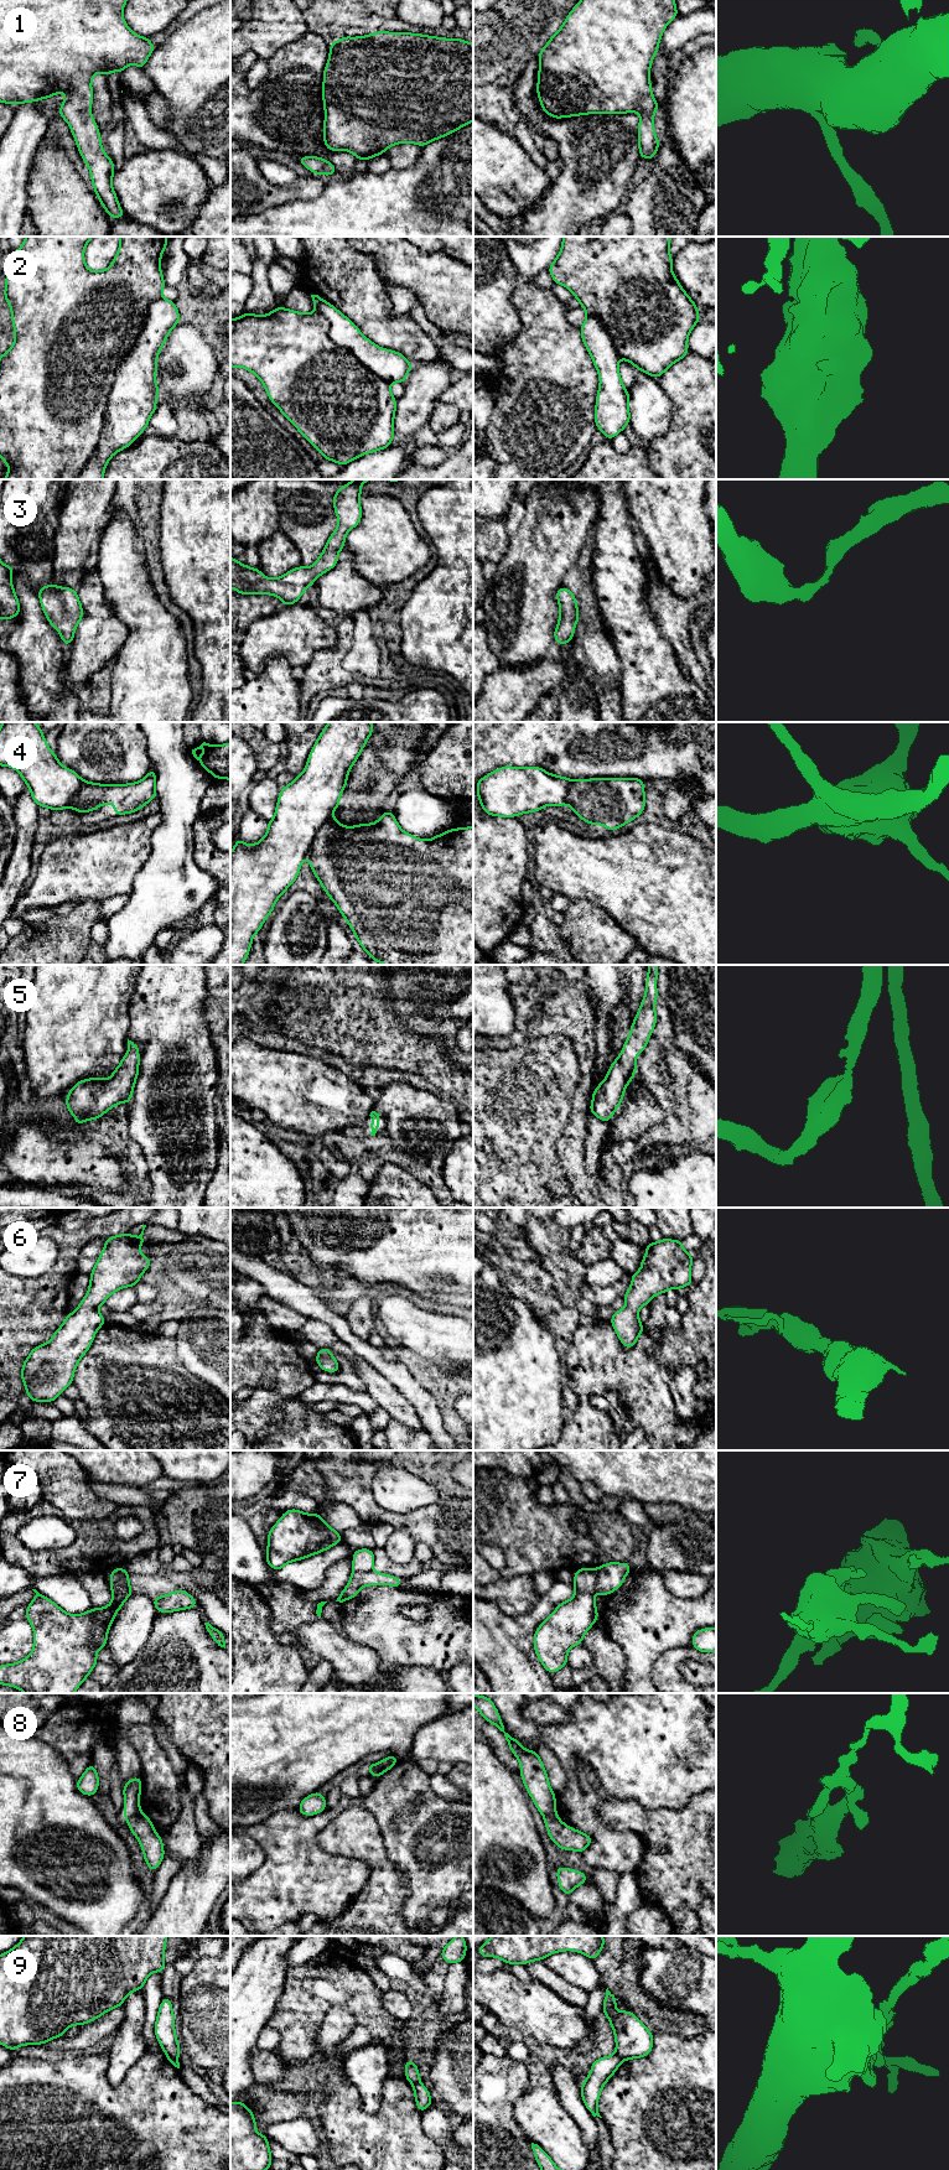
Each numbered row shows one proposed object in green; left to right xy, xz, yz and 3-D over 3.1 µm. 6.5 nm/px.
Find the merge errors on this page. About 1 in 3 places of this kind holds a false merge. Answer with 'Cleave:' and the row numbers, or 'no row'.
Cleave: 2, 4, 7, 8, 9

